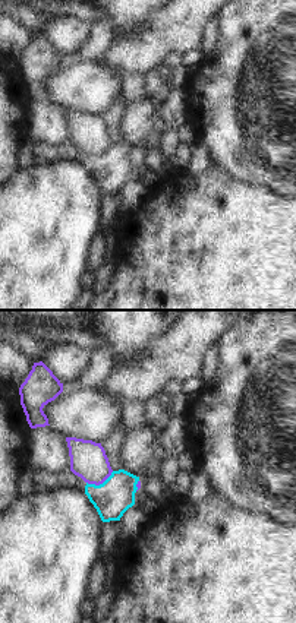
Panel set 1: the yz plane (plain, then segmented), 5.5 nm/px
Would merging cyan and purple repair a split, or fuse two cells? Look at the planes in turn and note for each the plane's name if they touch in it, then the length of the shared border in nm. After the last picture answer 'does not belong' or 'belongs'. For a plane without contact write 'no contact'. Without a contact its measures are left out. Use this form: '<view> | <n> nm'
yz | 170 nm

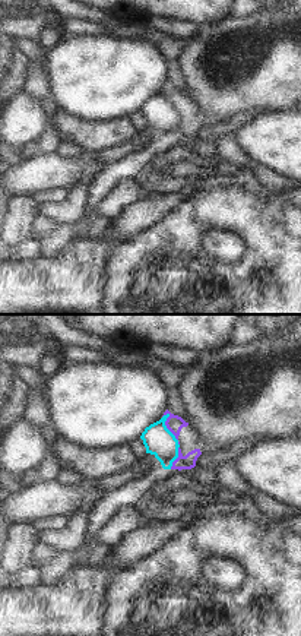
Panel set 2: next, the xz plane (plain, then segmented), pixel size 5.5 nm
xz | 320 nm

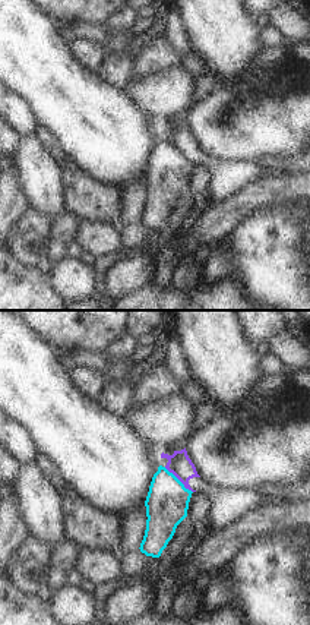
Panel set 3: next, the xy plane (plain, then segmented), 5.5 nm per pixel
xy | 220 nm

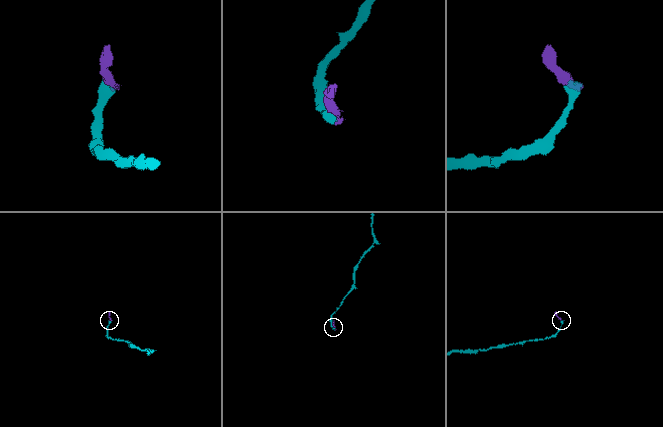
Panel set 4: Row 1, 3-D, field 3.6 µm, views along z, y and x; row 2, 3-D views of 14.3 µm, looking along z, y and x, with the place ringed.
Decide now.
does not belong

